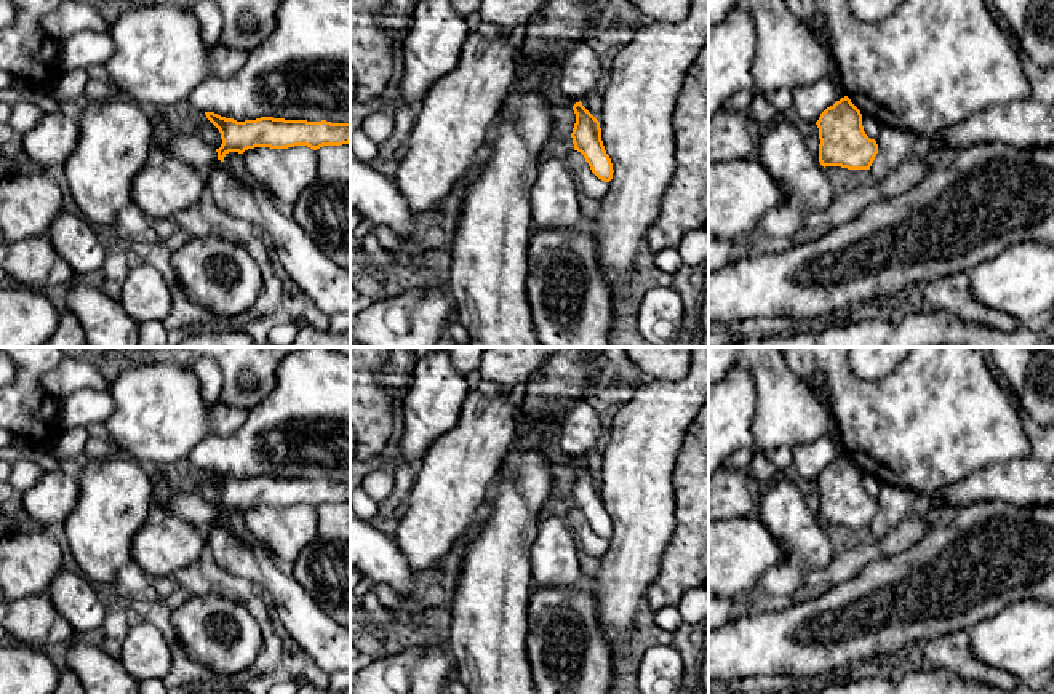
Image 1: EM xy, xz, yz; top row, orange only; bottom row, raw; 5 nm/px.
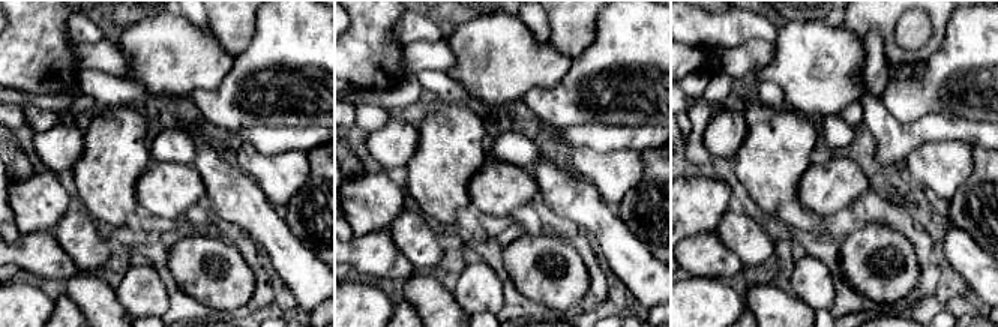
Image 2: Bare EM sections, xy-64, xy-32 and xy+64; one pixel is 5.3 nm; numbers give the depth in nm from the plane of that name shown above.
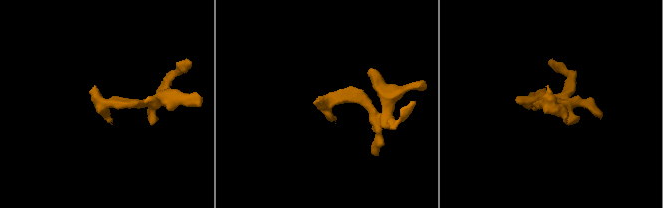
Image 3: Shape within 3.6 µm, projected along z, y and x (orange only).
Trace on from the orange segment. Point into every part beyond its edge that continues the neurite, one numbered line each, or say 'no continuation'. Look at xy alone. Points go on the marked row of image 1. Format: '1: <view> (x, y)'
1: xy (186, 147)

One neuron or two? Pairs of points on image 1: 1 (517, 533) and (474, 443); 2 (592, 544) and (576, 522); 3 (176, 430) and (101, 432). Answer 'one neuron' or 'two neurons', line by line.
1: two neurons
2: one neuron
3: two neurons

